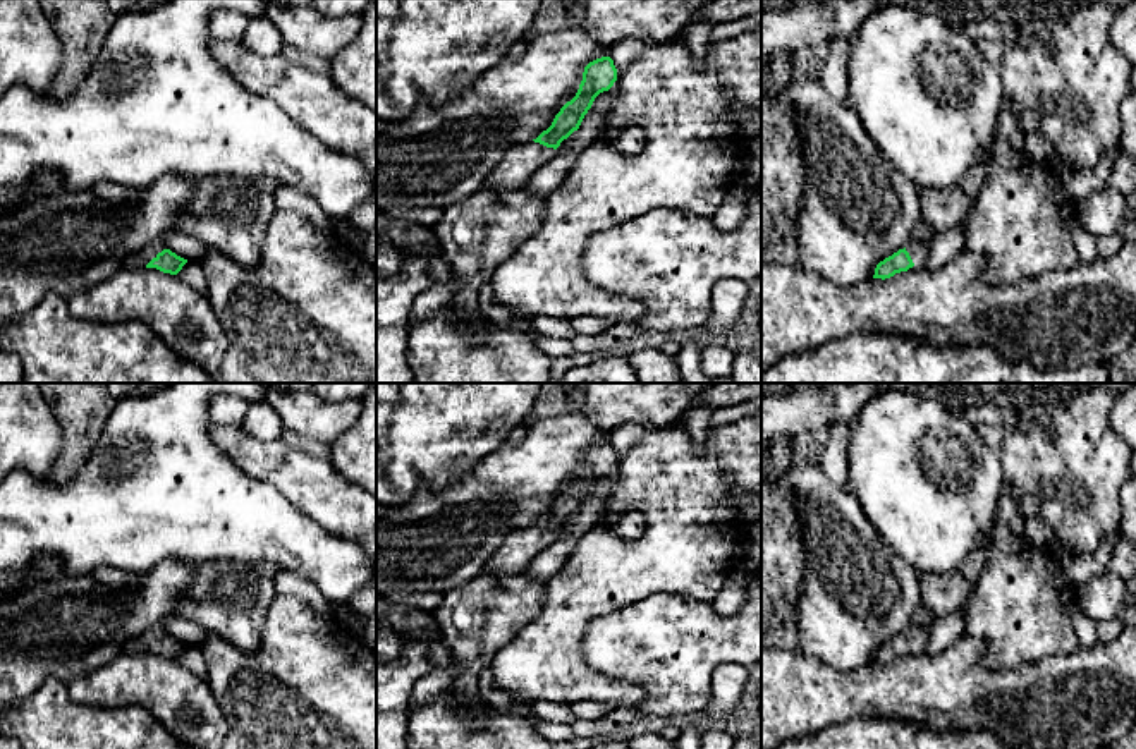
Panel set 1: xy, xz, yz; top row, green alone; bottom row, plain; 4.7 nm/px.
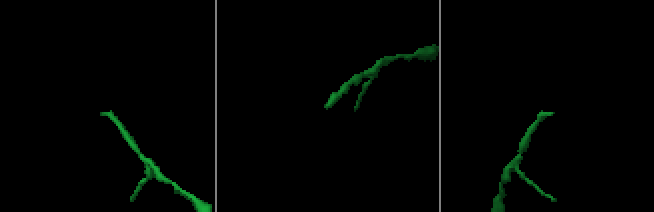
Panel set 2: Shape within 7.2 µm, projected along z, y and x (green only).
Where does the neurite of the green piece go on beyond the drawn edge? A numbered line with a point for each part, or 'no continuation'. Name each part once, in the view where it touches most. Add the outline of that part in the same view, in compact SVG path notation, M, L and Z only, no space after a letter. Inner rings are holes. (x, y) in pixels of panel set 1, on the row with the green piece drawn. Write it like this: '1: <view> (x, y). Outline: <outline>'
1: xz (519, 164). Outline: M534 141L510 148L485 179L483 187L497 192L514 192L528 186L529 177L555 155L557 149Z

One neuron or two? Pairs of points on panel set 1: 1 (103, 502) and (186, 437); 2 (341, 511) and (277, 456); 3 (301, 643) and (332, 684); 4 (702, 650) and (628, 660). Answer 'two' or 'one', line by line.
1: one
2: one
3: one
4: one

